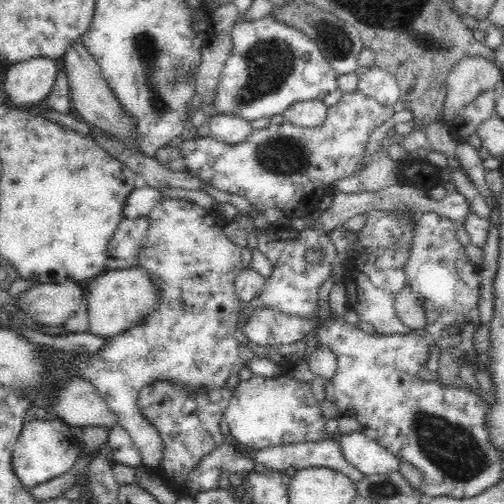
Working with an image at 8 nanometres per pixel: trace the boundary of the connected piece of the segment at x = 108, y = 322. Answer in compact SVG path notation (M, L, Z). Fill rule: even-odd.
M133 268L106 270L85 284L88 311L88 332L105 339L116 336L138 324L159 301L160 291L150 281L144 269Z

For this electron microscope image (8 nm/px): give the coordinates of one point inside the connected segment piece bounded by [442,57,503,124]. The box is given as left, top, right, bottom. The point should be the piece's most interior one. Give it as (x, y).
(468, 78)

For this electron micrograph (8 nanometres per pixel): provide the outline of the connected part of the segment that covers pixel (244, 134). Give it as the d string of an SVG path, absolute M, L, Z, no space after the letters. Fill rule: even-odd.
M223 112L212 116L207 123L210 128L210 137L220 139L228 144L244 142L253 130L250 121Z

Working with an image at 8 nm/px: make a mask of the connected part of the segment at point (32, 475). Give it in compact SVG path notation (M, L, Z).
M39 416L25 422L12 456L12 468L16 477L24 487L32 488L68 472L81 452L79 444L75 441L76 437L72 435L70 425L60 418Z

